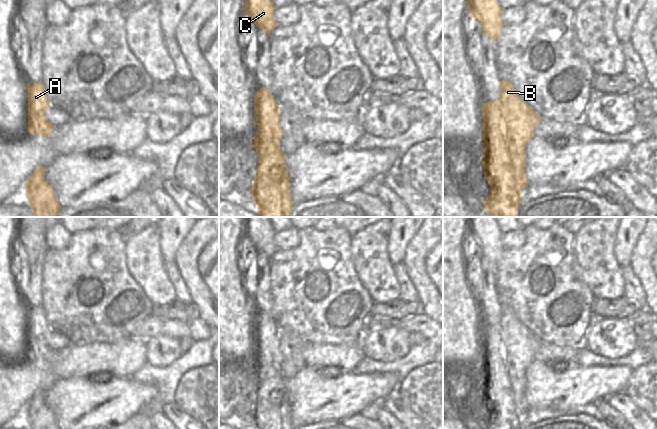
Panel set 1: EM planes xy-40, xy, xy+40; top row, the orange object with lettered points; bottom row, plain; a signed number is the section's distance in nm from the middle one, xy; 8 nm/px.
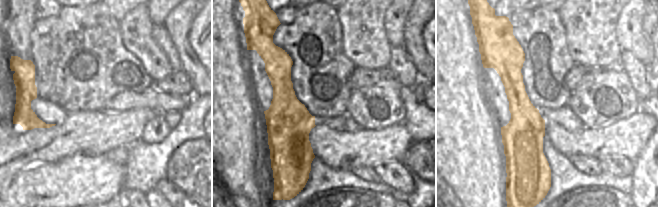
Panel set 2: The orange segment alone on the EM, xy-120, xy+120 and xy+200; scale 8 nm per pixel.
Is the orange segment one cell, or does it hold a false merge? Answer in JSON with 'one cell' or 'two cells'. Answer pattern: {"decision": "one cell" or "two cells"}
{"decision": "two cells"}

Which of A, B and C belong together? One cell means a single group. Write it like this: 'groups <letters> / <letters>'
groups A / B C

